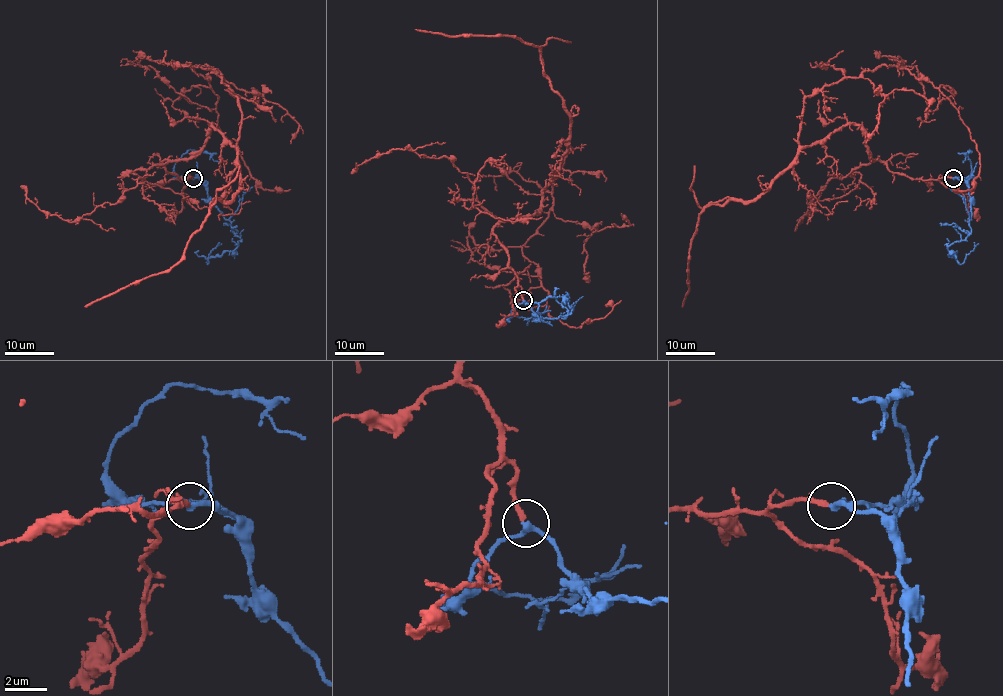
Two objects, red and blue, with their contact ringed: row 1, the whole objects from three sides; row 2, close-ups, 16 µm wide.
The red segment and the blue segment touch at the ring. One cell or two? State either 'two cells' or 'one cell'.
one cell

